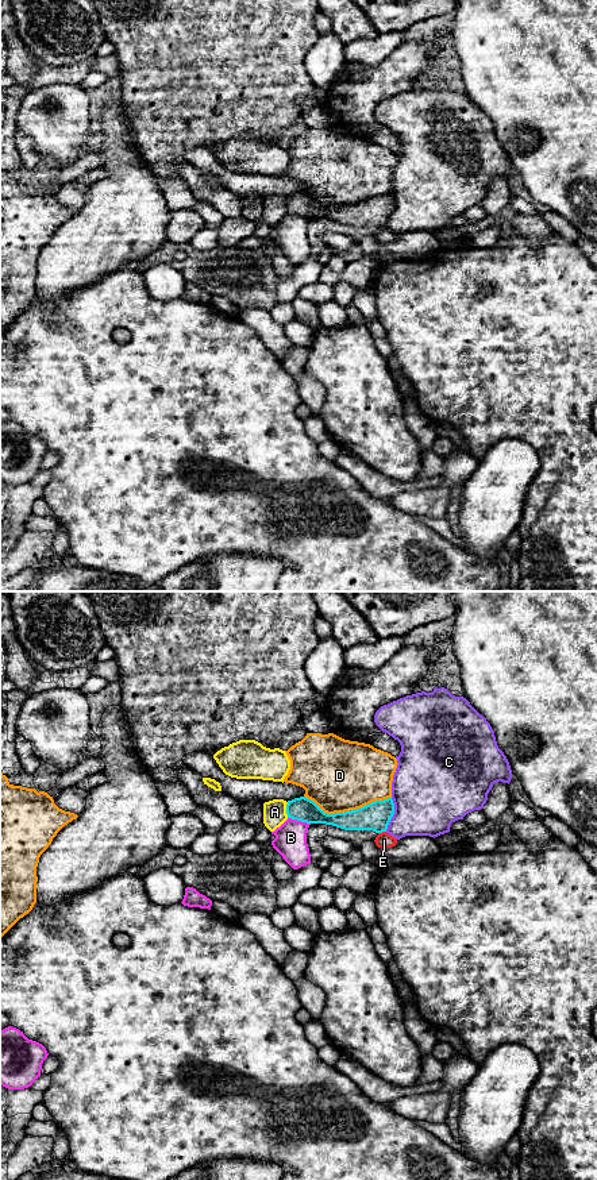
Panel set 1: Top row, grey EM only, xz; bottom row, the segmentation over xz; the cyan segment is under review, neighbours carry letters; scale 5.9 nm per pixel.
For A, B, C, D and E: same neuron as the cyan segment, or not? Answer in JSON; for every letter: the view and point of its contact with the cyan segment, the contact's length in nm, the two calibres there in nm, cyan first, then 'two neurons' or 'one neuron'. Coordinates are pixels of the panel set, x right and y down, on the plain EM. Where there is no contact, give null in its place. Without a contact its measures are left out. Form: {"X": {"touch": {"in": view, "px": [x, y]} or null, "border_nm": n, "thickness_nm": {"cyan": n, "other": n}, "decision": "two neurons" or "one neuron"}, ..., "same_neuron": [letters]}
{"A": {"touch": {"in": "xz", "px": [287, 205]}, "border_nm": 100, "thickness_nm": {"cyan": 140, "other": 140}, "decision": "two neurons"}, "B": {"touch": {"in": "xz", "px": [299, 215]}, "border_nm": 140, "thickness_nm": {"cyan": 140, "other": 190}, "decision": "two neurons"}, "C": {"touch": {"in": "xz", "px": [393, 208]}, "border_nm": 200, "thickness_nm": {"cyan": 170, "other": 440}, "decision": "two neurons"}, "D": {"touch": {"in": "xz", "px": [347, 207]}, "border_nm": 500, "thickness_nm": {"cyan": 170, "other": 440}, "decision": "two neurons"}, "E": {"touch": {"in": "xz", "px": [381, 227]}, "border_nm": 50, "thickness_nm": {"cyan": 170, "other": 90}, "decision": "two neurons"}, "same_neuron": []}

